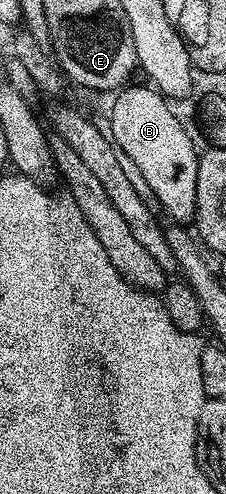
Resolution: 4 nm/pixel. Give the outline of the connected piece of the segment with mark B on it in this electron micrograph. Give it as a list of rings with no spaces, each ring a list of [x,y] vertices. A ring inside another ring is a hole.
[[[126,86],[117,93],[114,105],[110,108],[110,128],[108,135],[119,153],[132,165],[133,171],[142,175],[144,183],[150,187],[158,204],[171,216],[171,221],[186,226],[193,221],[196,210],[196,170],[198,169],[199,149],[194,149],[194,140],[186,133],[186,128],[174,117],[167,97],[150,86]]]

